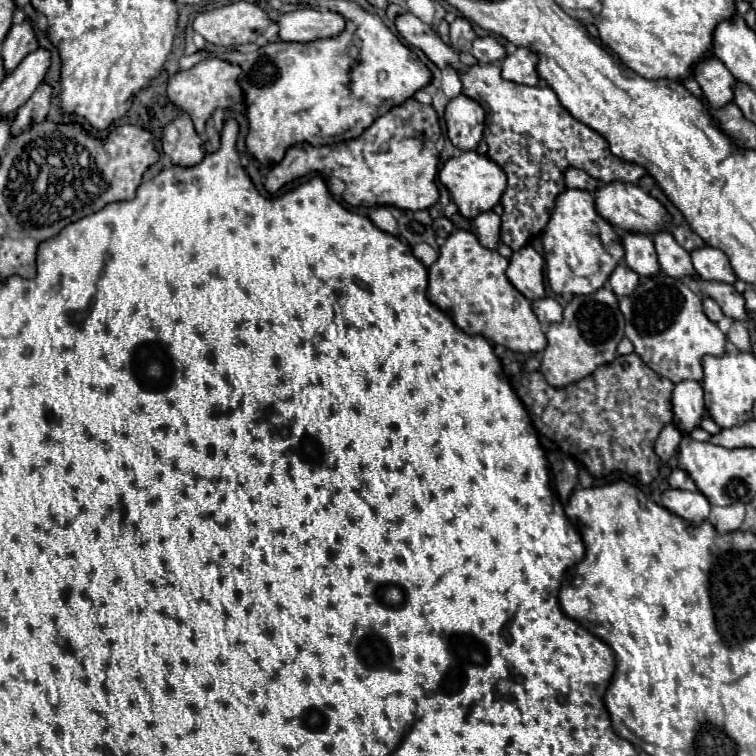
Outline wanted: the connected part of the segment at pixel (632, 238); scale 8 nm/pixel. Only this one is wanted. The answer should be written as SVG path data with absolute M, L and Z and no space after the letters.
M625 233L625 263L641 277L653 277L659 273L659 259L653 247L653 239L643 233Z

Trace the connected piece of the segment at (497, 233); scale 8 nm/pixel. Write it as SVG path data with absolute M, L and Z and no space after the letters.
M493 211L481 213L471 221L471 231L477 235L483 247L497 249L501 239L501 217L495 215Z

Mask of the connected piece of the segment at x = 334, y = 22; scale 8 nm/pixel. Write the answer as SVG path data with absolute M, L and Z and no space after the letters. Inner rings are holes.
M297 9L293 13L285 13L277 21L279 37L283 41L315 41L321 37L337 37L345 31L345 19L333 11L317 11L317 9Z

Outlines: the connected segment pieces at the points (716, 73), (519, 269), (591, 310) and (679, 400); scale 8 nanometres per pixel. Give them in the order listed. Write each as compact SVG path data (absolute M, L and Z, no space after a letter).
M715 57L703 61L697 65L697 77L695 81L701 85L707 103L719 111L727 103L733 101L733 85L737 83L735 77L717 61Z
M529 245L521 251L515 251L509 259L507 277L529 301L537 301L545 297L545 281L543 281L543 257Z
M609 287L599 289L593 295L573 297L563 309L563 321L547 329L547 349L541 357L541 373L553 387L569 387L599 367L611 365L617 357L617 345L625 337L625 317L621 317L619 301Z
M681 381L675 385L673 397L673 421L681 429L681 433L689 435L695 427L699 427L703 409L705 409L705 397L703 387L697 381Z

